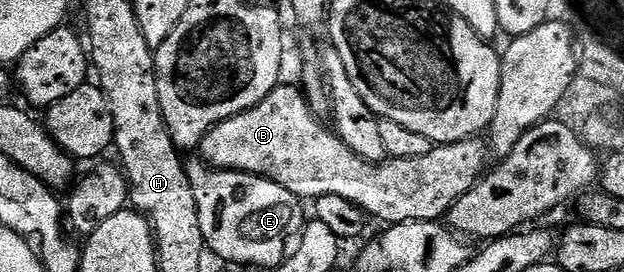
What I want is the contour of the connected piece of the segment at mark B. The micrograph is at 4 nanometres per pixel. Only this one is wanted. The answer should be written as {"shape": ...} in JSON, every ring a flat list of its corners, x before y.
{"shape":[[279,84,248,112,213,126,202,137,201,161,215,170,241,170,271,178,299,200,344,196,367,215,375,214,382,224,445,219,454,202,472,189,487,169,488,146,478,138,438,144,428,156,412,160,366,162,348,149,337,133,326,131,318,123,321,121,311,112,305,93,297,85,286,85]]}

